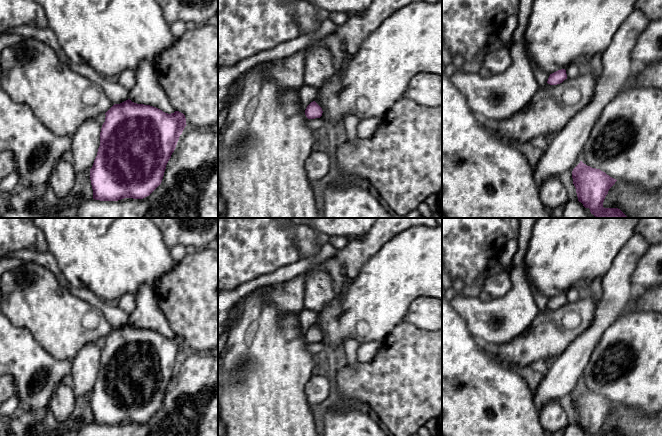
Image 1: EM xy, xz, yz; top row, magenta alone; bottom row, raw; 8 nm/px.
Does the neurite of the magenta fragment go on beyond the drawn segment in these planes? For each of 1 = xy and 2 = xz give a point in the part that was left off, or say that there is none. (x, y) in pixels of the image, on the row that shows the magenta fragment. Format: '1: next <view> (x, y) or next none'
1: next none
2: next none

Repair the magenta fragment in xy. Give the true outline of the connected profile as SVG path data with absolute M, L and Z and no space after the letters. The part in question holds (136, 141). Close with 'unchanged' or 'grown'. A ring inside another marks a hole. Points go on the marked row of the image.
M130 99L114 104L105 115L100 132L100 146L90 169L93 199L143 199L161 184L166 165L187 126L185 115L179 111L168 114L150 105L134 103Z; unchanged

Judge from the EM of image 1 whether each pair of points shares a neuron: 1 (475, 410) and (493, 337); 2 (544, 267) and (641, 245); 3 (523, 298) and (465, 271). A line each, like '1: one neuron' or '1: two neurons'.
1: two neurons
2: two neurons
3: two neurons

